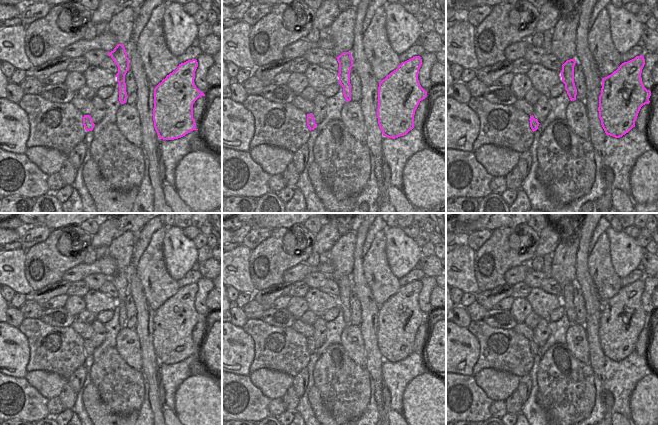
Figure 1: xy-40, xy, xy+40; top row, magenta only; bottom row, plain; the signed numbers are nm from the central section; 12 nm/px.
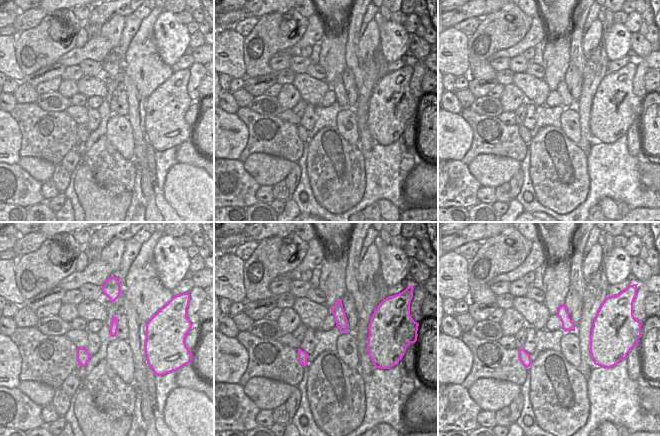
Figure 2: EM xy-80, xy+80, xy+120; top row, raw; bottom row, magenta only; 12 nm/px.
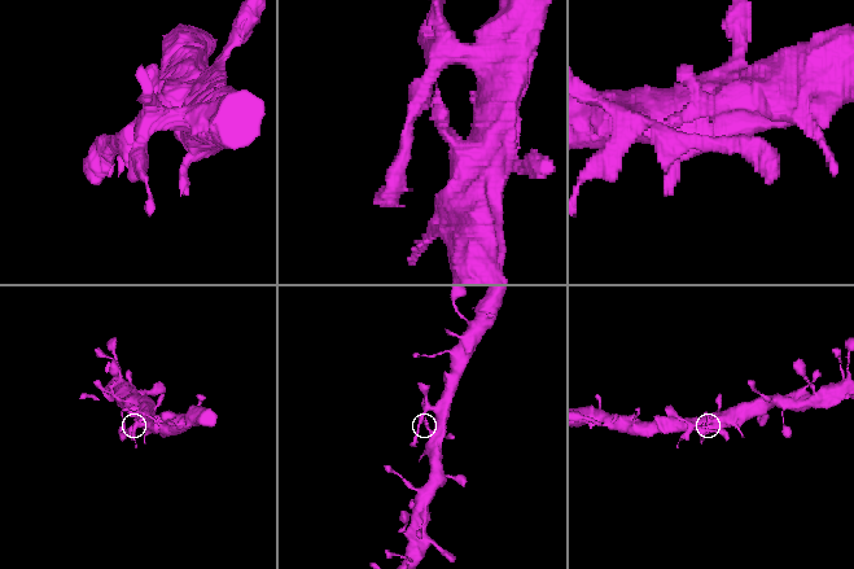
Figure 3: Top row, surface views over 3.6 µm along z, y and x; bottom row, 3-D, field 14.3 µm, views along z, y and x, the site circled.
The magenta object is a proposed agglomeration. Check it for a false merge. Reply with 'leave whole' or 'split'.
leave whole

